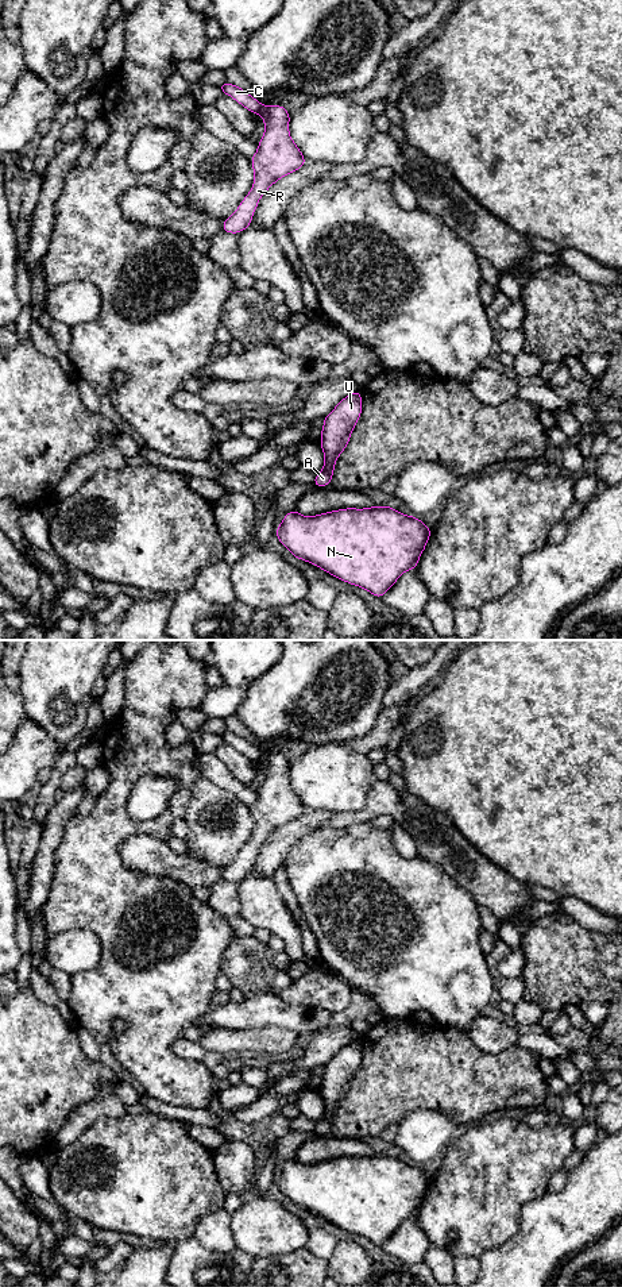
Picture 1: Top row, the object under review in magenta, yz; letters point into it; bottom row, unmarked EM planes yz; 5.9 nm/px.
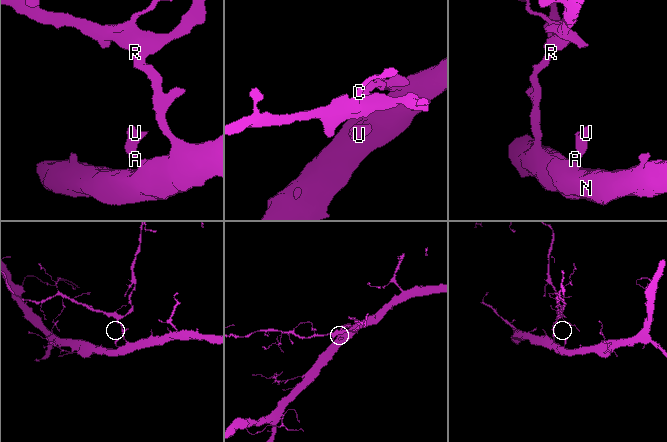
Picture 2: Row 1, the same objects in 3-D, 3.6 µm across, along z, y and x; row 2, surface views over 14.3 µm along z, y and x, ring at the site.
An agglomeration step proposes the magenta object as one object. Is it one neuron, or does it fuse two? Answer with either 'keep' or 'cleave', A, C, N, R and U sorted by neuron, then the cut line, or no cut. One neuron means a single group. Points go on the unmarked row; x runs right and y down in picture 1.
keep; A C N R U; no cut

